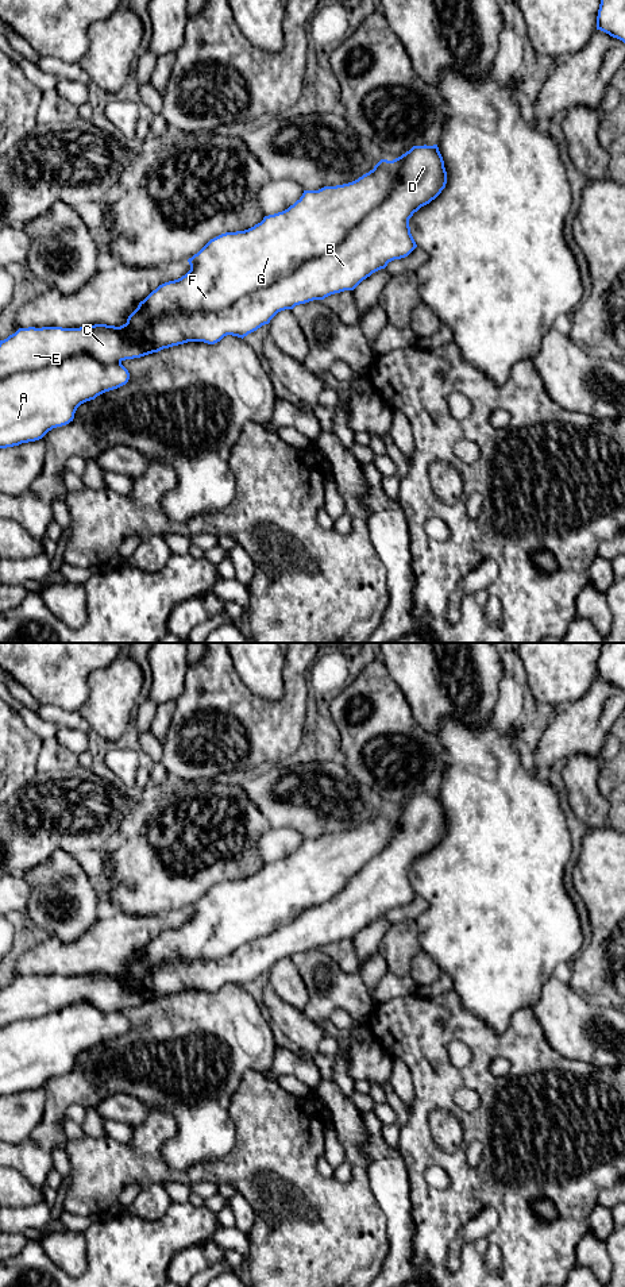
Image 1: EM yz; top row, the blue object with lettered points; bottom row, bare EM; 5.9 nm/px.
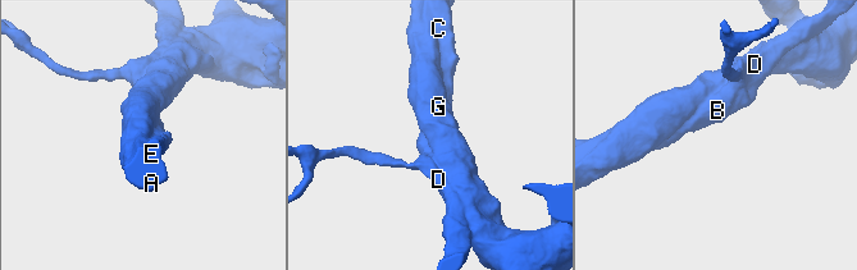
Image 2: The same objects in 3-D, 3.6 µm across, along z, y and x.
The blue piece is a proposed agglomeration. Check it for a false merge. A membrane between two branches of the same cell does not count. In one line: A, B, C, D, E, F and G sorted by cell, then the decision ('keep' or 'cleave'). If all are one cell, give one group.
A B C D E F G | keep

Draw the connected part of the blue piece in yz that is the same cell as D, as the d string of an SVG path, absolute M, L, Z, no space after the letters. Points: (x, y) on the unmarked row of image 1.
M437 793L413 794L393 809L381 808L373 818L352 831L304 839L288 858L265 864L248 878L225 881L211 887L188 908L190 918L185 924L159 933L120 975L94 972L80 976L19 976L0 989L0 1097L42 1087L53 1076L73 1070L81 1052L126 1033L130 1028L128 1018L121 1013L126 1007L188 990L215 993L227 983L243 987L269 972L281 959L354 939L373 921L385 917L394 908L408 905L417 895L409 867L435 848L445 832L447 820Z

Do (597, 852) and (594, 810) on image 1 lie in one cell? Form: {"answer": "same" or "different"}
{"answer": "different"}

